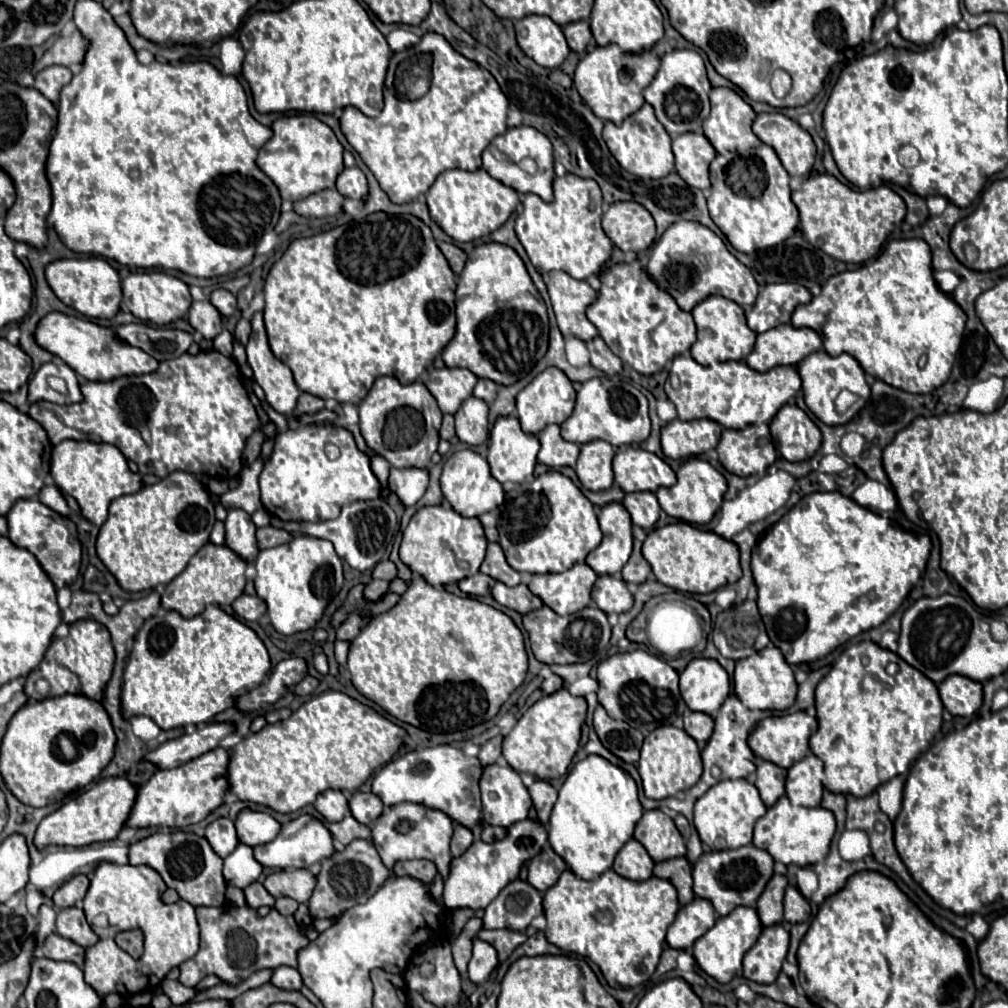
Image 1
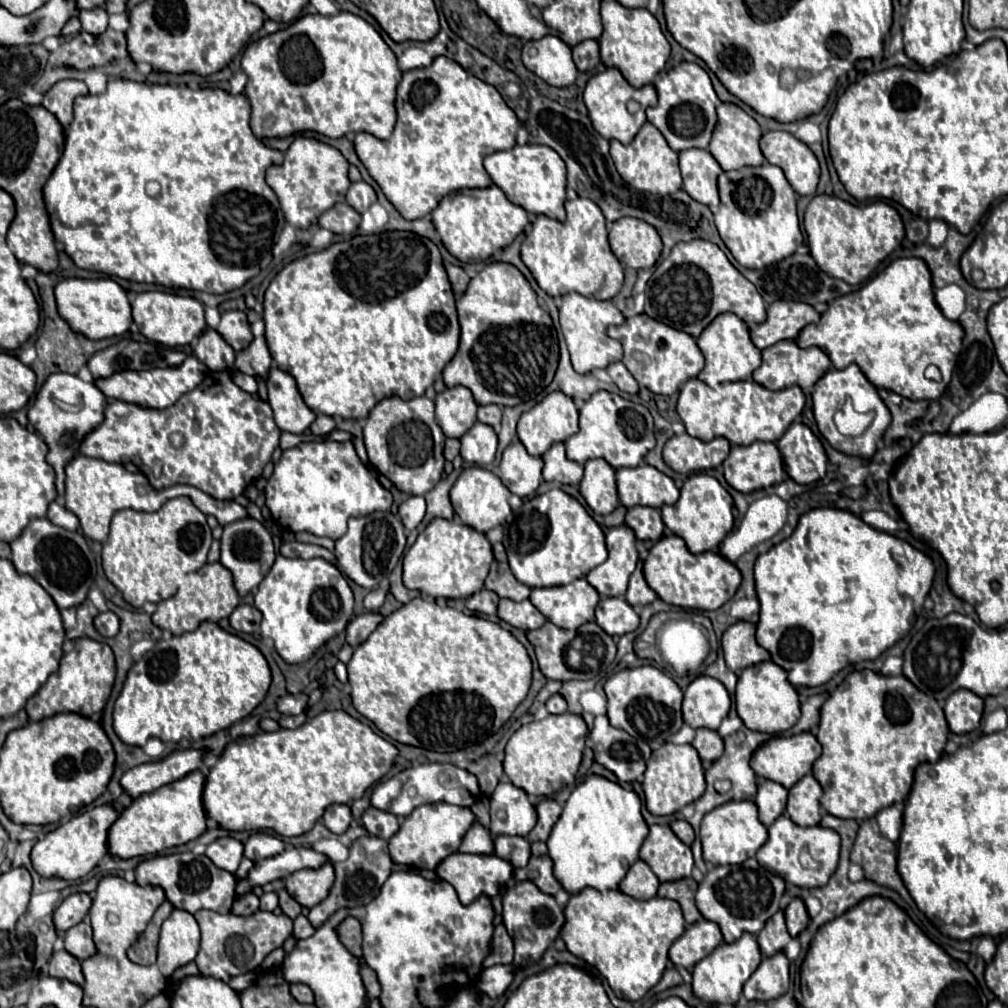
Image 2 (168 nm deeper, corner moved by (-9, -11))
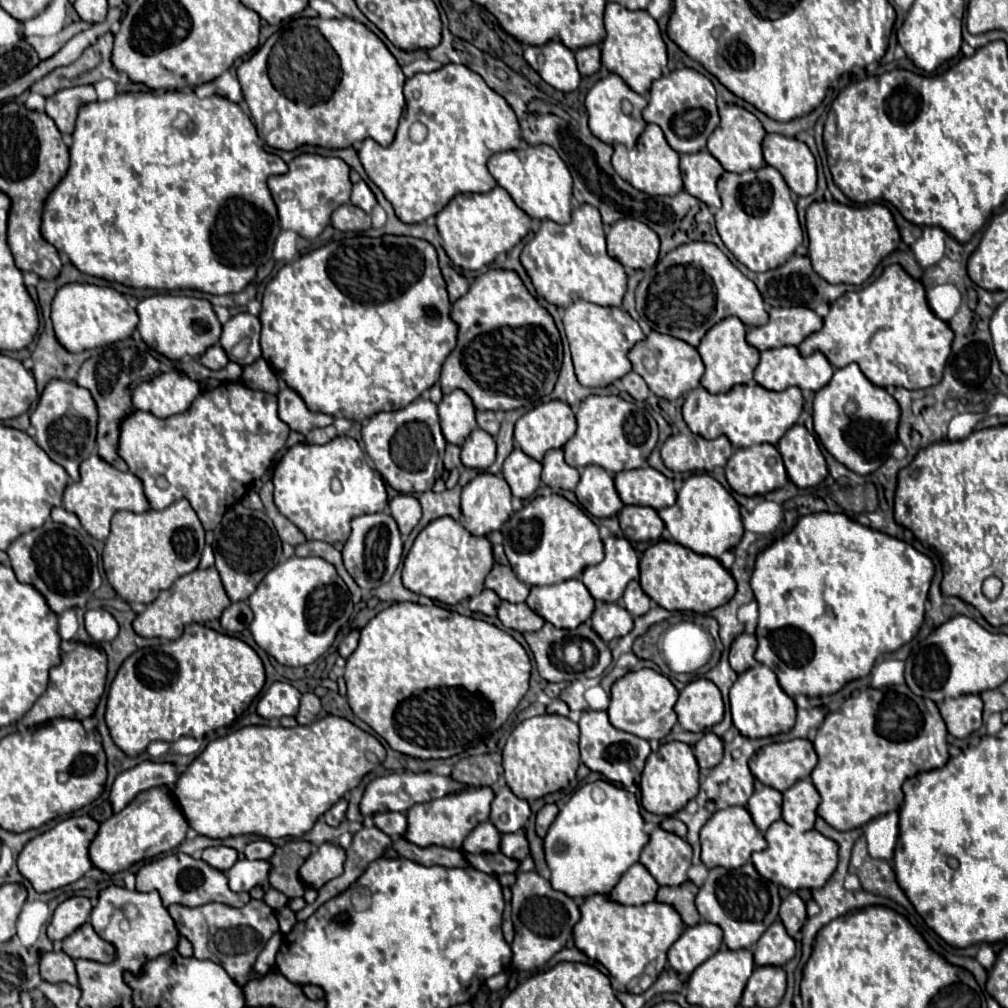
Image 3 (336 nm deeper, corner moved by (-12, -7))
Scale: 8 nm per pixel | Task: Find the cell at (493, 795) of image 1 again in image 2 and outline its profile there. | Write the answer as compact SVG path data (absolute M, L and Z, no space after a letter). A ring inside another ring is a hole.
M500 783L490 797L490 831L494 835L528 835L536 825L536 809L528 795L512 783Z

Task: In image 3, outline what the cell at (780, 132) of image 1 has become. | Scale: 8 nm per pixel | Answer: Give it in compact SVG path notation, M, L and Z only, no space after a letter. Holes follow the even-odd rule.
M769 133L763 139L763 157L767 165L775 167L789 189L801 197L811 195L817 187L817 165L809 147L795 139L779 133Z

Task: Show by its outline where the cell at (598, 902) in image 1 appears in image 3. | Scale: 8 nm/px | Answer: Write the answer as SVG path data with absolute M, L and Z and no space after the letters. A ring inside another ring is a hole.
M595 893L579 905L581 919L573 927L573 941L589 959L599 961L611 975L613 987L625 993L645 993L667 963L669 947L681 937L685 925L673 905L651 901L645 905L621 905Z

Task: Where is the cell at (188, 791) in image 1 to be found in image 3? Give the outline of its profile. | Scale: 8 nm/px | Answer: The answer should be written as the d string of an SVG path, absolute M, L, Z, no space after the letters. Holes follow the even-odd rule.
M163 785L139 793L121 813L115 813L107 821L103 821L97 831L97 837L89 847L89 855L95 867L103 869L105 873L117 873L125 871L127 867L143 859L173 851L185 841L187 831L189 831L187 817L177 805L171 787Z

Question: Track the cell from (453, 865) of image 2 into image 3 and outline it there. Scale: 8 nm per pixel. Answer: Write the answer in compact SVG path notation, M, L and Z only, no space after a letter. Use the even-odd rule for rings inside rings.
M403 837L393 841L393 847L399 851L399 855L403 855L405 859L411 859L419 865L443 865L443 867L469 867L467 859L463 857L461 851L457 849L445 849L445 847L417 847L409 841L405 841Z

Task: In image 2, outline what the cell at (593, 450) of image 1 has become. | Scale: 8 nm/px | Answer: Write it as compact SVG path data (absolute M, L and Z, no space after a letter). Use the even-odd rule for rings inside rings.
M590 459L584 463L584 477L578 489L580 487L580 495L584 497L586 505L598 515L608 515L620 505L614 469L602 459Z

